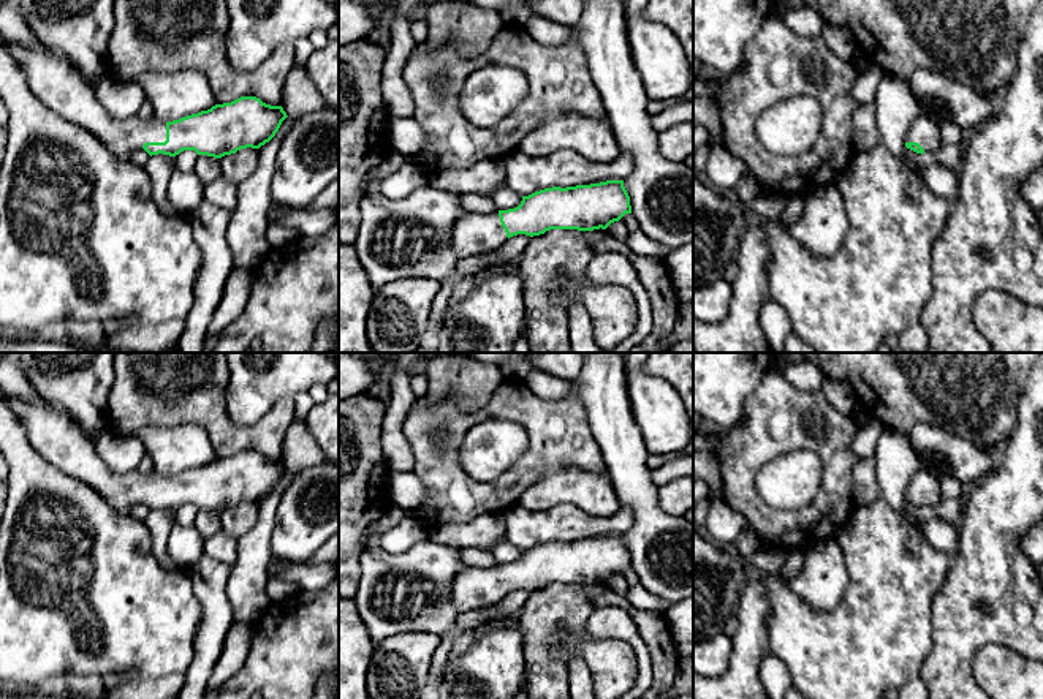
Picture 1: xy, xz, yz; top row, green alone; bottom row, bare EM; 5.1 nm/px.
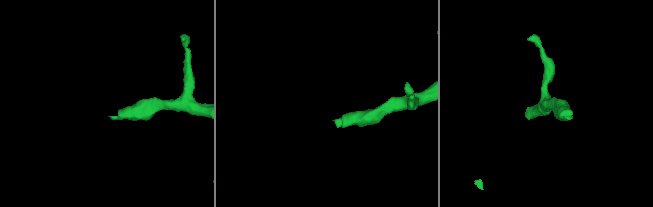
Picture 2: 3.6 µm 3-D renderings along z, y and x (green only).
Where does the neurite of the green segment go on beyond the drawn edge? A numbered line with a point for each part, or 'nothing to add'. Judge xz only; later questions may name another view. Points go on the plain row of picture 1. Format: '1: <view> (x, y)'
1: xz (472, 589)

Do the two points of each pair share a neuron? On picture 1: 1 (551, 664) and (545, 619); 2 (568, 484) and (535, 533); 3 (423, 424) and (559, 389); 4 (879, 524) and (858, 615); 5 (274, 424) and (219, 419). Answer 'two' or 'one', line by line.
1: one
2: two
3: two
4: one
5: one

